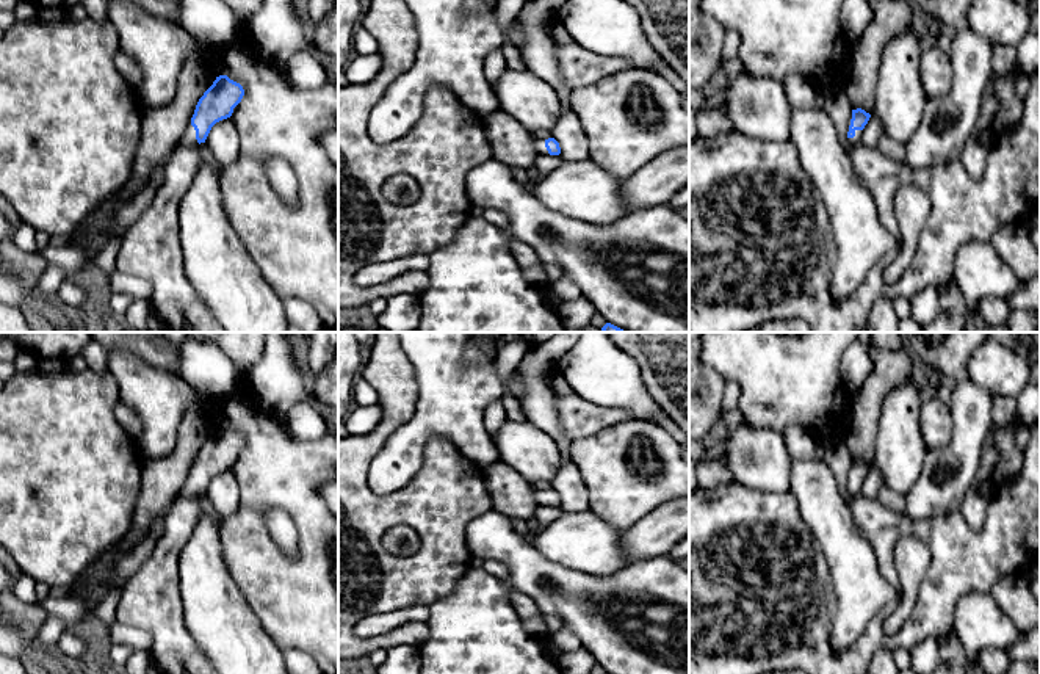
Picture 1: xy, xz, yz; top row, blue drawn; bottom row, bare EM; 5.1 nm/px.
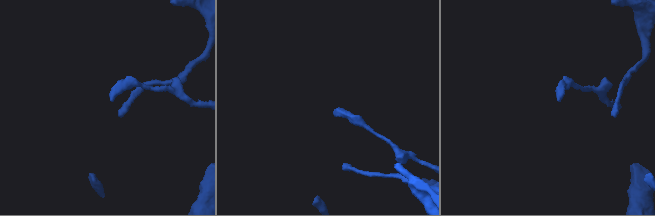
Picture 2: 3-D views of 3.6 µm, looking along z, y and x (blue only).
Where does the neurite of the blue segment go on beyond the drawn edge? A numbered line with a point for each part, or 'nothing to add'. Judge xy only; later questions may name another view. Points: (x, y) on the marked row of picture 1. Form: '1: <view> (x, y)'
1: xy (188, 138)

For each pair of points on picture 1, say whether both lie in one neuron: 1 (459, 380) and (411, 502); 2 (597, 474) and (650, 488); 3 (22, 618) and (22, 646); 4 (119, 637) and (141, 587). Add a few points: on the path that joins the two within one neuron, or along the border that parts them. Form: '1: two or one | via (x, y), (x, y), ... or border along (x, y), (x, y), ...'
1: two | border along (467, 458), (445, 439), (431, 438), (418, 471)
2: one | via (610, 474), (628, 474), (638, 478)
3: two | border along (16, 624), (25, 638), (33, 638)
4: two | border along (116, 621), (143, 629), (151, 638), (149, 652)

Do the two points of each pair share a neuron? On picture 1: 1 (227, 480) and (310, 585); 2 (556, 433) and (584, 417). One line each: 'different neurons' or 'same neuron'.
1: different neurons
2: different neurons

